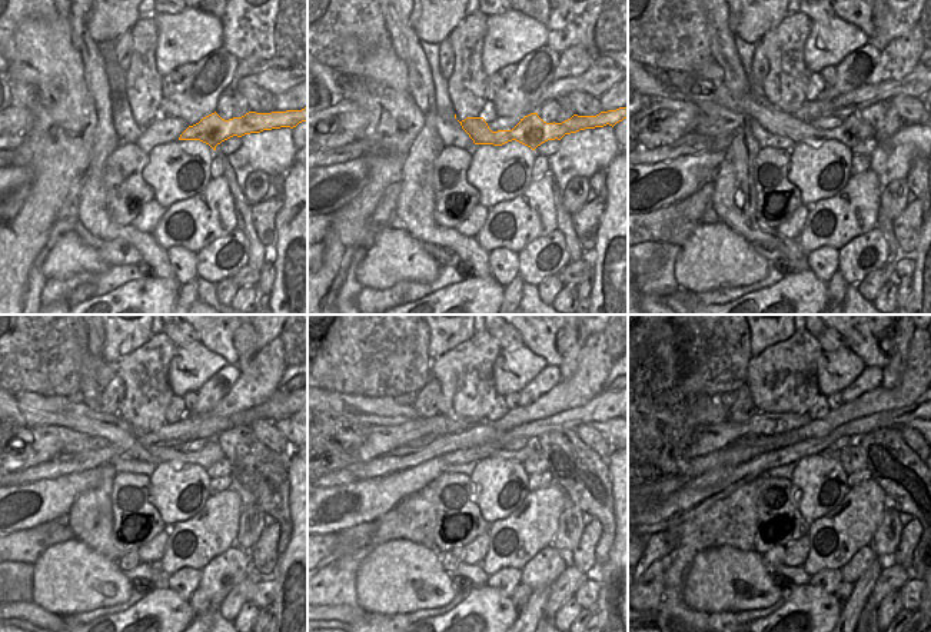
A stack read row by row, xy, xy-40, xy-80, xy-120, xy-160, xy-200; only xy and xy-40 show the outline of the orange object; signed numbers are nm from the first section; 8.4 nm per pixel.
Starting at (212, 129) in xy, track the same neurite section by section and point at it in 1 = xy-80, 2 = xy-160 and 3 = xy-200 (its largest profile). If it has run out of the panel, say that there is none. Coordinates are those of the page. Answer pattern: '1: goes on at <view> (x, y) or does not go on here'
1: goes on at xy-80 (657, 85)
2: goes on at xy-160 (361, 409)
3: goes on at xy-200 (707, 411)

